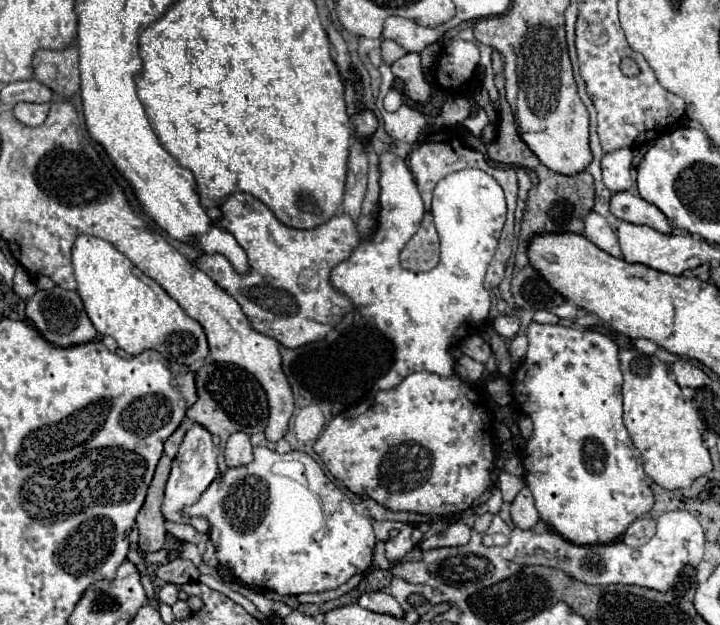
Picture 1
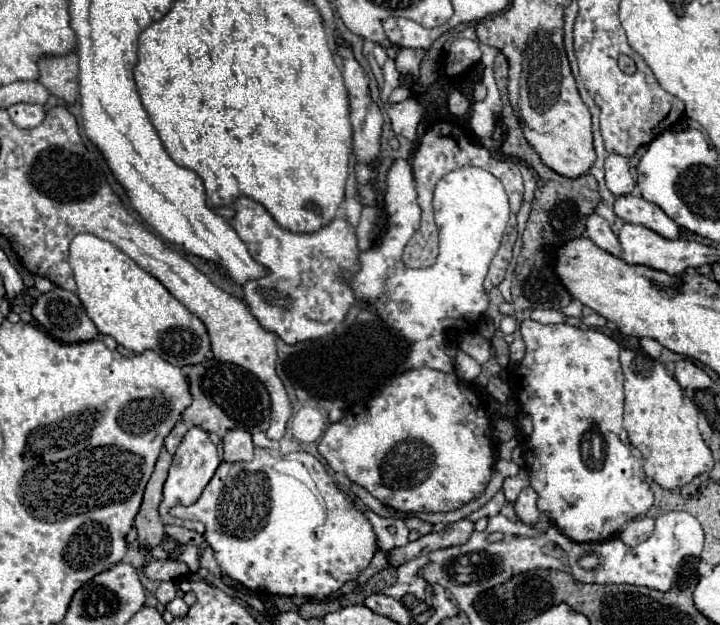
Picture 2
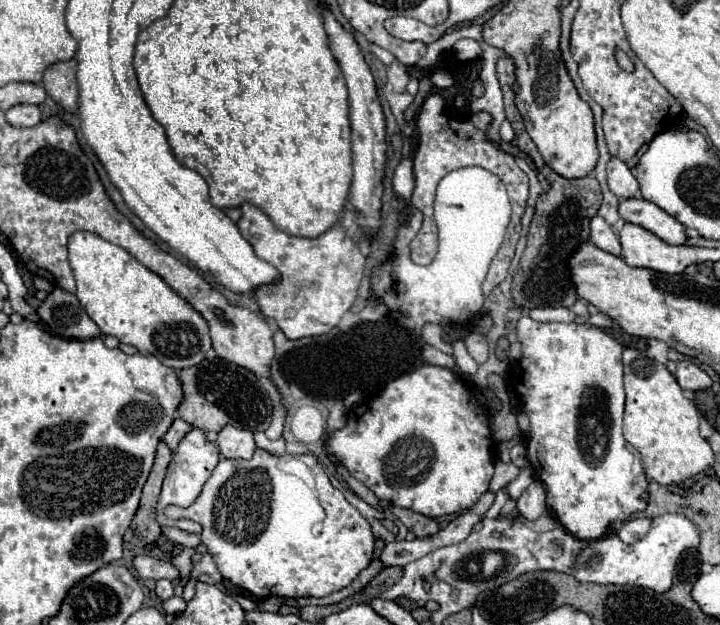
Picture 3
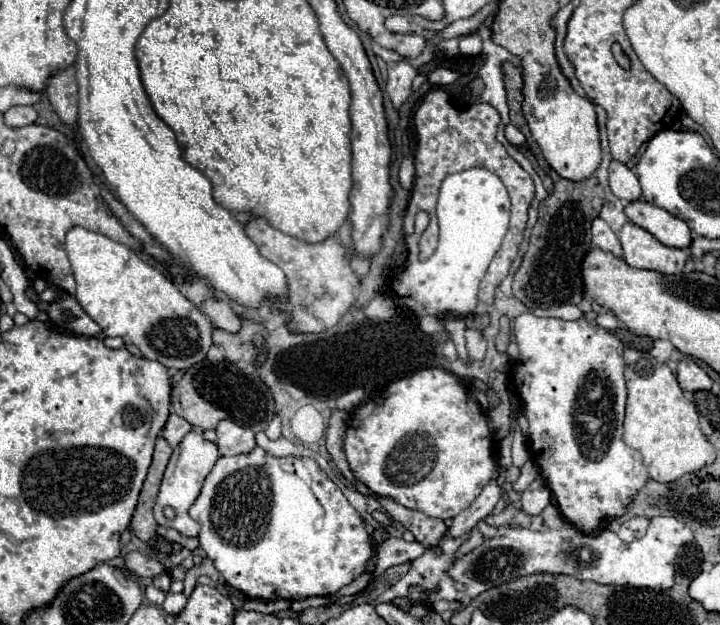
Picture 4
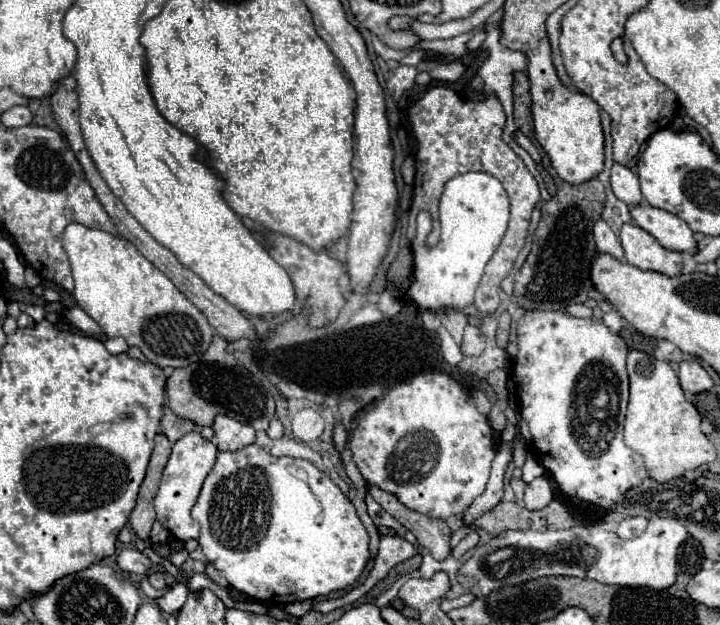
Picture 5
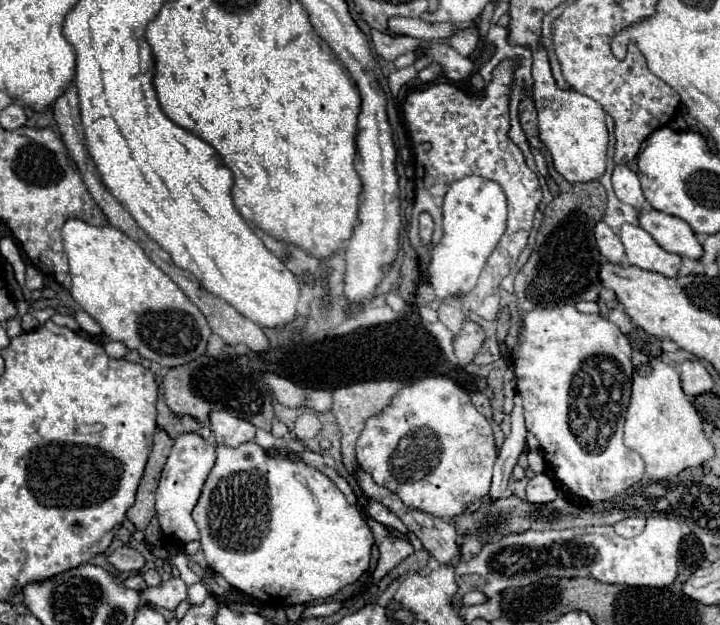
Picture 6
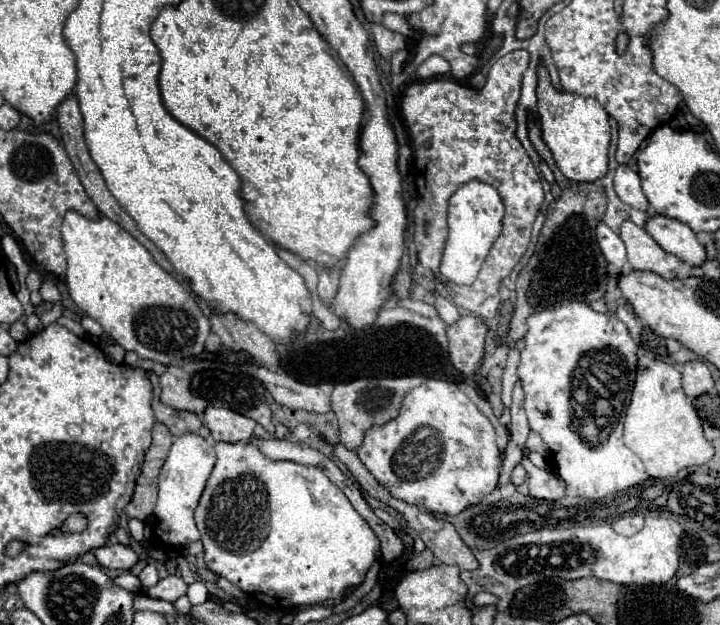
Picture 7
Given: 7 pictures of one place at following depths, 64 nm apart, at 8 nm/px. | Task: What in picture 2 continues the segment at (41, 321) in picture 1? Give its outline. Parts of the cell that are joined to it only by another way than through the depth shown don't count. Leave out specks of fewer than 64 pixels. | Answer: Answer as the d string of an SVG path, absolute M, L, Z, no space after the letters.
M54 288L36 298L30 312L46 334L58 342L86 342L98 336L98 330L88 318L80 298L64 288Z

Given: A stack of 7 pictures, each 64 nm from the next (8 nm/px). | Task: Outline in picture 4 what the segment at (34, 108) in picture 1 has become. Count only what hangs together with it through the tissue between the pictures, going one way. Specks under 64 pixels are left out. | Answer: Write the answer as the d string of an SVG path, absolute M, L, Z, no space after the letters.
M14 106L8 112L4 112L4 122L10 128L34 124L36 118L38 118L38 112L34 110L34 106Z

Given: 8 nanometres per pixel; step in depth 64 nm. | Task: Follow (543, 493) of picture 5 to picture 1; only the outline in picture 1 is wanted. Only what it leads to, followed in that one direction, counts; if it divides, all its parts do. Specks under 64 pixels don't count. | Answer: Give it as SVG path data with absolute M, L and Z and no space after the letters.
M520 490L518 496L514 498L512 506L510 506L510 516L516 528L520 530L530 530L534 528L534 524L540 520L536 506L534 506L534 496L530 490Z

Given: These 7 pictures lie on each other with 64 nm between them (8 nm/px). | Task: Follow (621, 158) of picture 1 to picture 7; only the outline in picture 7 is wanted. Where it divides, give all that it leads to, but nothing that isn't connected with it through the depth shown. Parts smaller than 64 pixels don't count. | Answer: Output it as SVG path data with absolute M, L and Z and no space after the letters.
M618 166L616 168L614 190L616 190L618 198L622 202L626 202L628 206L638 208L638 210L648 210L648 200L646 200L644 192L642 192L640 176L634 170L630 170L628 166Z

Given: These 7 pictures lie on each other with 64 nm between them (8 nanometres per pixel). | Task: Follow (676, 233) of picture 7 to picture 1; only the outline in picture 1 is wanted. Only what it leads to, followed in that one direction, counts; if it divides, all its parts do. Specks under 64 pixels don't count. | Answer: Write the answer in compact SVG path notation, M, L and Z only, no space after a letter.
M624 190L624 192L616 192L612 194L610 198L610 212L620 218L620 220L626 220L626 222L632 222L632 224L644 224L644 226L650 226L658 232L672 232L672 226L670 222L666 220L666 216L652 204L648 204L644 198Z

